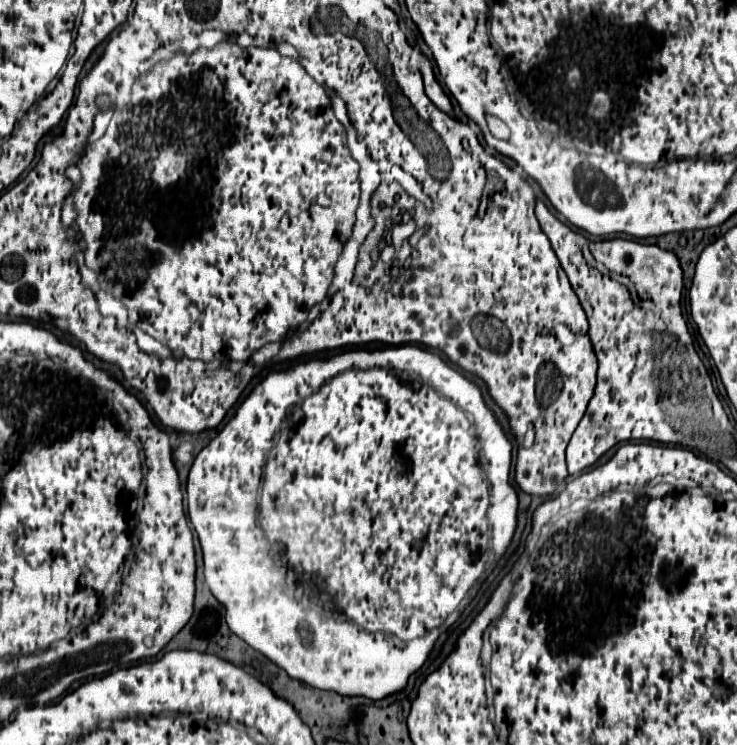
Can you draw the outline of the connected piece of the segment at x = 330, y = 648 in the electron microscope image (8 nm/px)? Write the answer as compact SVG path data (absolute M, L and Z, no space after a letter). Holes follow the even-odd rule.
M408 343L408 345L400 345L400 347L378 349L378 351L354 349L354 351L346 351L346 353L340 353L340 355L332 355L332 357L328 357L328 359L310 359L310 361L294 363L294 365L290 365L290 367L286 367L286 369L272 369L272 373L266 375L264 381L258 383L258 385L254 387L254 391L250 391L250 395L240 403L240 407L236 409L234 417L226 423L226 427L224 427L224 429L222 429L222 431L220 431L220 433L200 451L200 453L198 453L198 457L194 459L192 469L190 469L188 487L186 487L188 501L190 501L188 515L190 515L190 521L192 521L194 529L196 529L196 533L198 533L200 547L202 547L202 553L204 553L204 577L206 577L206 585L210 587L212 595L224 605L224 609L226 609L226 623L228 623L230 631L232 631L236 637L240 637L242 641L246 641L252 649L256 649L256 651L260 651L264 657L268 657L272 663L276 663L278 667L282 667L292 679L298 679L298 681L302 681L302 683L308 683L308 685L312 685L312 687L318 687L318 689L324 689L324 691L334 691L334 693L344 695L344 697L368 697L368 699L372 699L372 701L380 701L380 699L384 699L384 697L388 697L388 695L394 695L394 693L400 693L400 691L406 689L408 677L410 677L414 671L418 671L418 669L426 663L426 659L428 659L432 647L434 647L436 640L441 634L441 631L436 627L440 627L440 625L446 621L448 615L452 616L453 621L459 619L463 608L470 603L478 592L479 588L477 588L476 579L484 573L486 563L487 569L490 568L491 570L494 570L498 560L507 550L506 547L510 545L510 541L512 541L512 537L514 537L514 531L516 531L516 525L518 525L518 493L516 493L514 485L510 483L510 465L512 465L512 441L508 439L506 431L504 431L502 425L498 423L498 419L496 419L496 415L492 413L492 409L488 409L488 405L486 405L486 401L484 401L484 395L482 395L482 389L480 389L472 379L468 379L466 375L462 375L458 369L454 369L450 363L446 363L438 353L432 353L432 351L428 351L428 349L422 349L422 347L416 347L416 345L410 345ZM462 409L468 409L468 417L472 417L472 421L476 421L476 427L470 423L470 419L466 417L466 413L464 413ZM488 481L492 481L492 509L488 509L488 507L490 507L490 483L488 483ZM488 517L490 517L490 521L492 521L492 545L490 545L490 547L488 547L488 539L490 539ZM270 555L272 555L272 561L278 563L278 571L282 571L282 581L264 581L264 565L270 565Z

